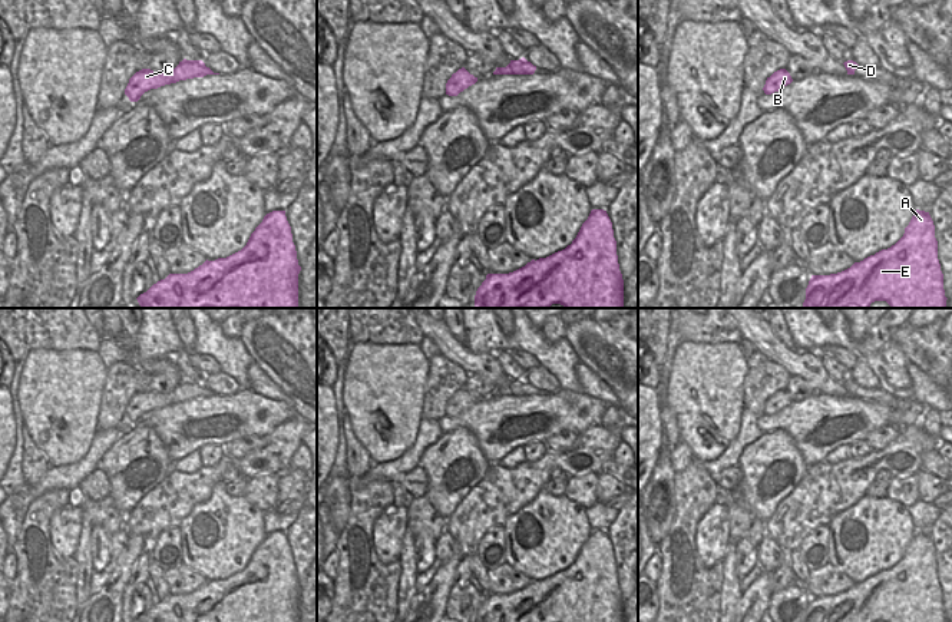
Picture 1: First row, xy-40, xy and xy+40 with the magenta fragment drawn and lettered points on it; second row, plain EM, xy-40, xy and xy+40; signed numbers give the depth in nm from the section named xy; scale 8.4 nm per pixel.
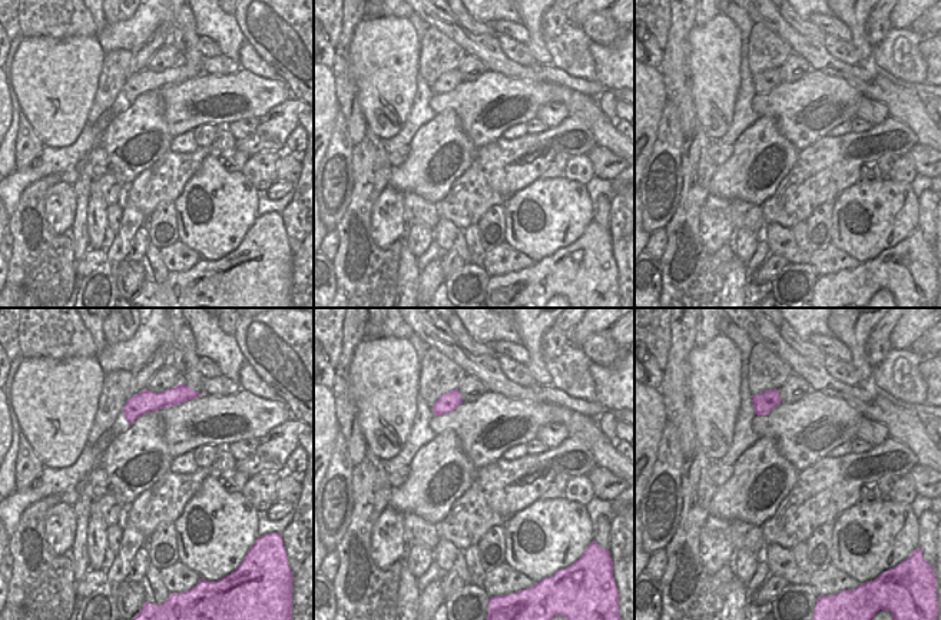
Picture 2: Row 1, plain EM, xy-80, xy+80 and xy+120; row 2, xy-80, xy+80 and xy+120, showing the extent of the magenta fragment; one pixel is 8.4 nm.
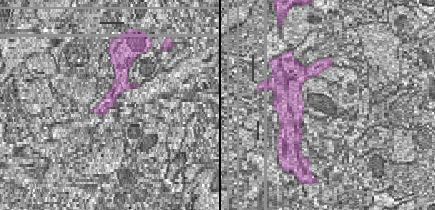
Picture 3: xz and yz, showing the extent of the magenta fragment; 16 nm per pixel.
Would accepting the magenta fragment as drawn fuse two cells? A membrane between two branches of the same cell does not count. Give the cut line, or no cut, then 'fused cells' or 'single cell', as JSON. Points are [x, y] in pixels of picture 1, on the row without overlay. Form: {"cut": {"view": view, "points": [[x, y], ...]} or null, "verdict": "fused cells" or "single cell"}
{"cut": null, "verdict": "single cell"}

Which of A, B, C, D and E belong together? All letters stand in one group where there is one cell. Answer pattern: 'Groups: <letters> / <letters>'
Groups: A B C D E.

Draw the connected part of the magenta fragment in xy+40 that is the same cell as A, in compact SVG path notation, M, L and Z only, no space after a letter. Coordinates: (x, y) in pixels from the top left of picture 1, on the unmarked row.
M929 533L913 535L903 558L890 569L830 596L811 596L804 622L946 622L938 580L935 546Z

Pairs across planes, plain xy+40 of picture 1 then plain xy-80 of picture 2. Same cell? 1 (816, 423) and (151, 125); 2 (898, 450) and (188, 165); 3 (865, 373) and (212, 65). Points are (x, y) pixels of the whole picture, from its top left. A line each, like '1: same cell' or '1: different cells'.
1: different cells
2: same cell
3: same cell

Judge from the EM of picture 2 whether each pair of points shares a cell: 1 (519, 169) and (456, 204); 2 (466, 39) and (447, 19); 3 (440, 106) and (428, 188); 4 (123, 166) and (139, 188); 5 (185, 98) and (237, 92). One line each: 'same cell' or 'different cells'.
1: same cell
2: same cell
3: different cells
4: different cells
5: same cell

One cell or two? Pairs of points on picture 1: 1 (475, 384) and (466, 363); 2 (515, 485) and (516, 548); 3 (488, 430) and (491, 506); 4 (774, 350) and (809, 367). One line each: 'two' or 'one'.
1: two
2: two
3: two
4: one

